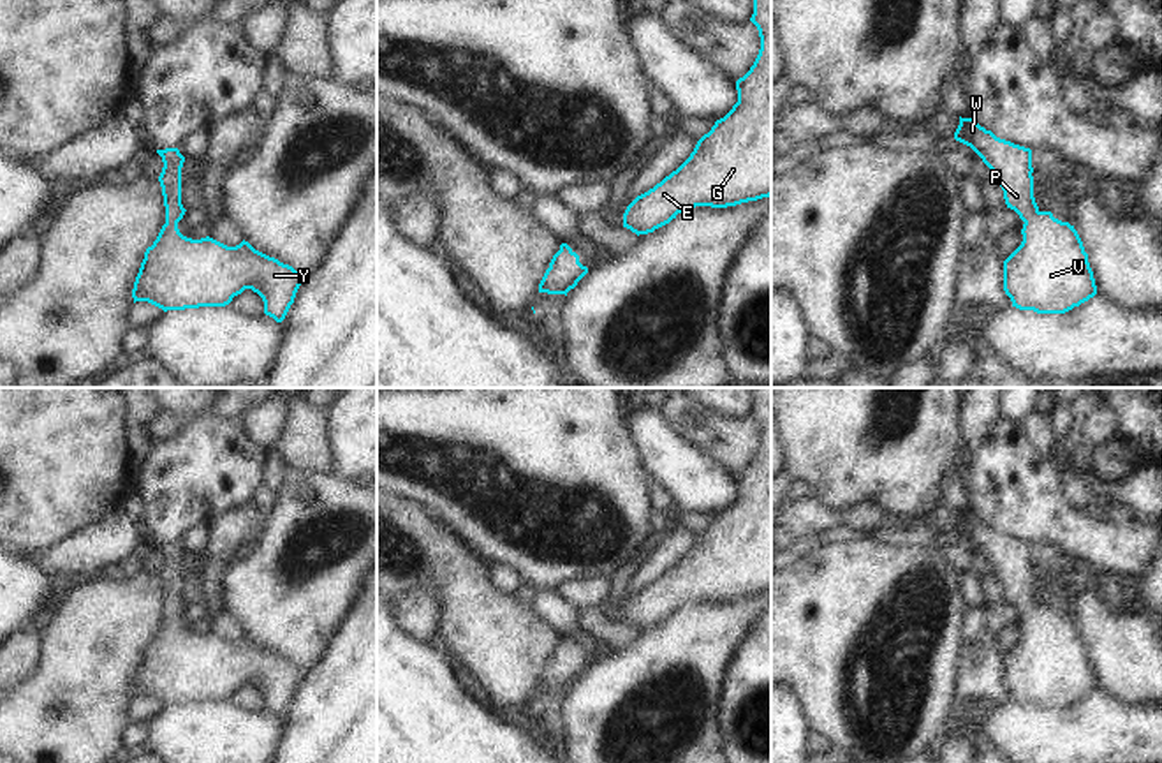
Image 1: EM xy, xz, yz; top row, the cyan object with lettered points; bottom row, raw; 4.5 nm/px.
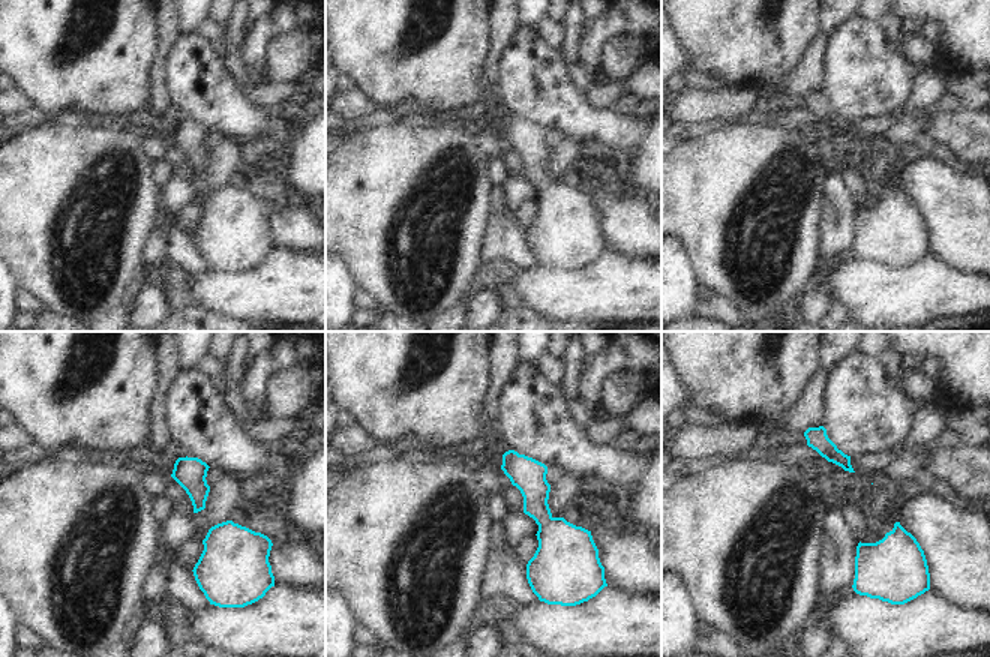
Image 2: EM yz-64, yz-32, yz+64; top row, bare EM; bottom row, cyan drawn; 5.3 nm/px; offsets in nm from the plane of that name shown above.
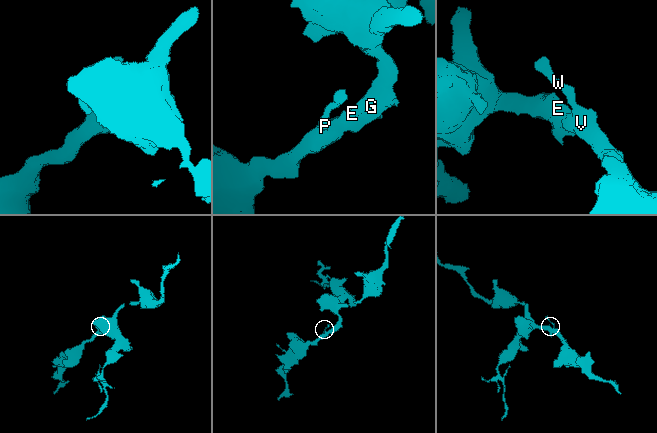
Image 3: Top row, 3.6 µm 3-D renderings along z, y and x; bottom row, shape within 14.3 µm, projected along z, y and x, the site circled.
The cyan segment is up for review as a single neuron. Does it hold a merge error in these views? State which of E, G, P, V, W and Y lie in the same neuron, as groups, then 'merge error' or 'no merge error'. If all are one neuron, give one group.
groups E G P V W Y; no merge error

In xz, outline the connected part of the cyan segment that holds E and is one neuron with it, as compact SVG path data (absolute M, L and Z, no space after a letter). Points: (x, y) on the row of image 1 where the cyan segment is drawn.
M754 0L750 21L759 30L761 49L750 70L736 81L738 102L676 171L627 206L623 227L637 236L653 233L688 208L727 208L771 196L771 0Z

